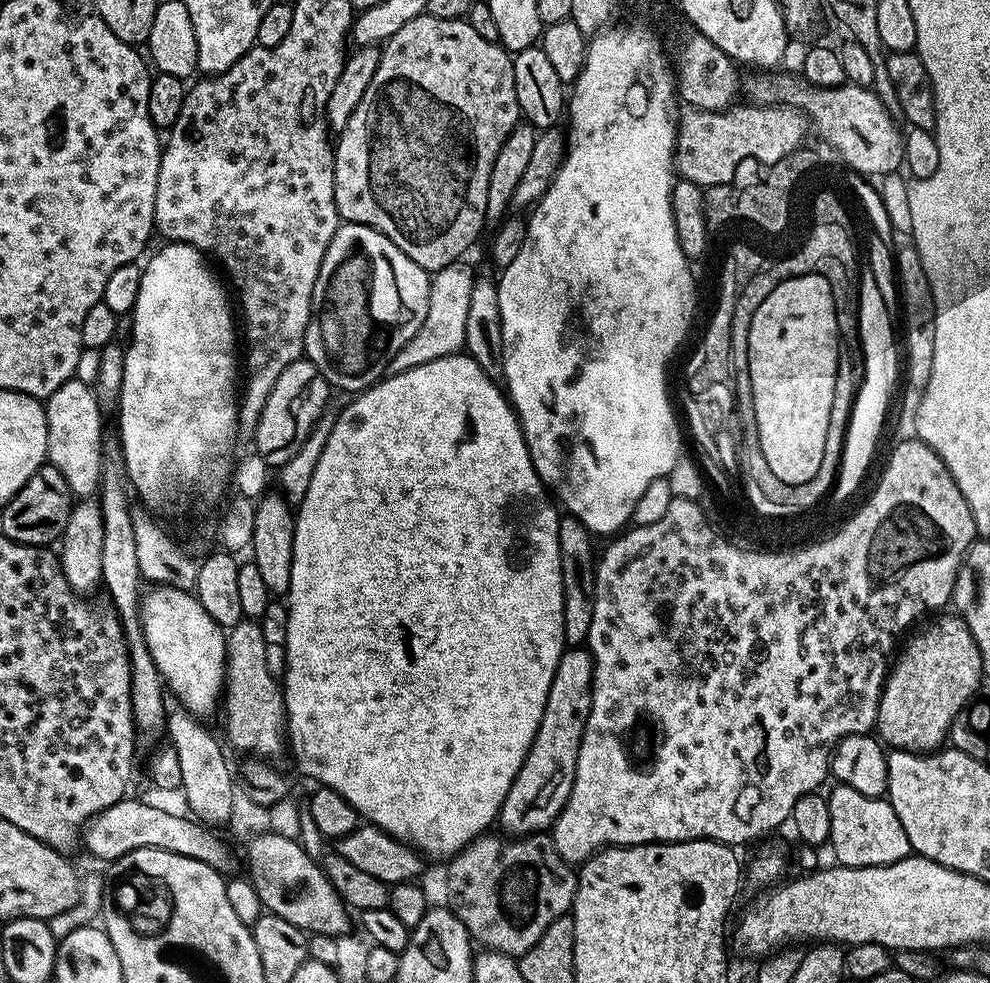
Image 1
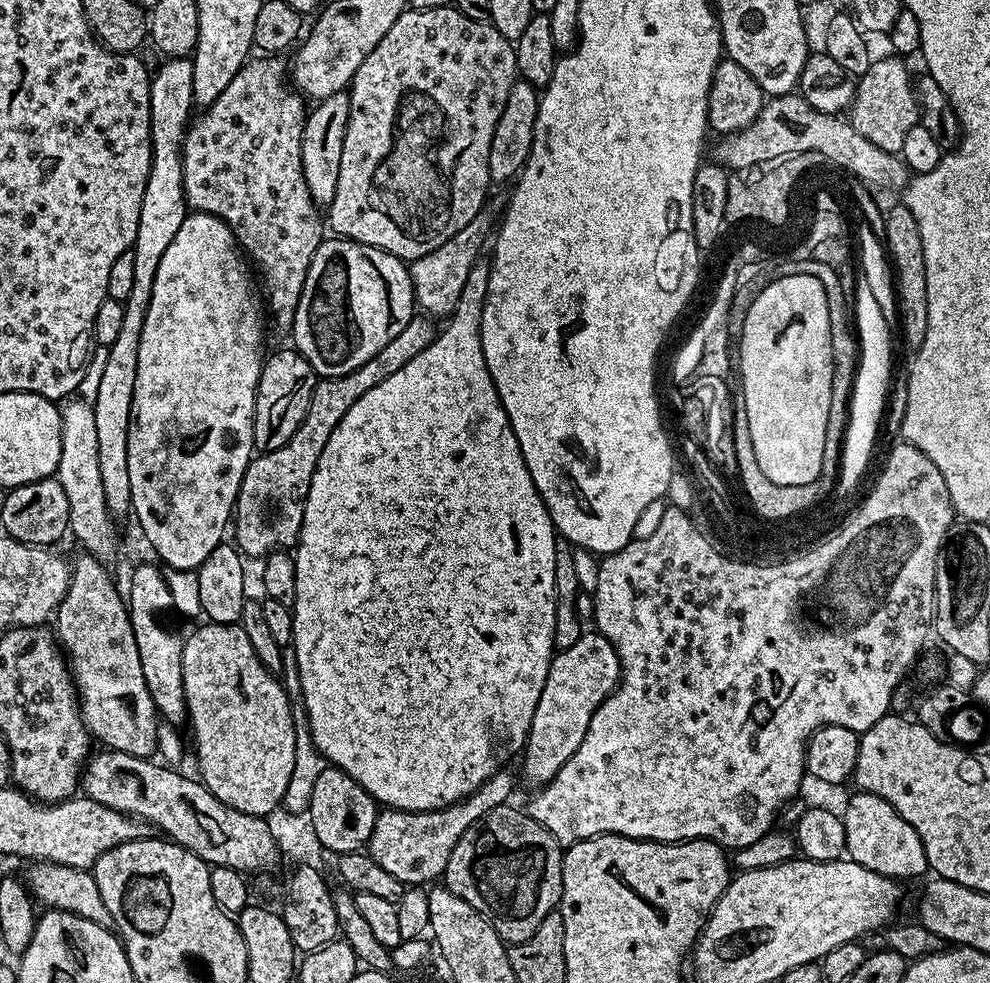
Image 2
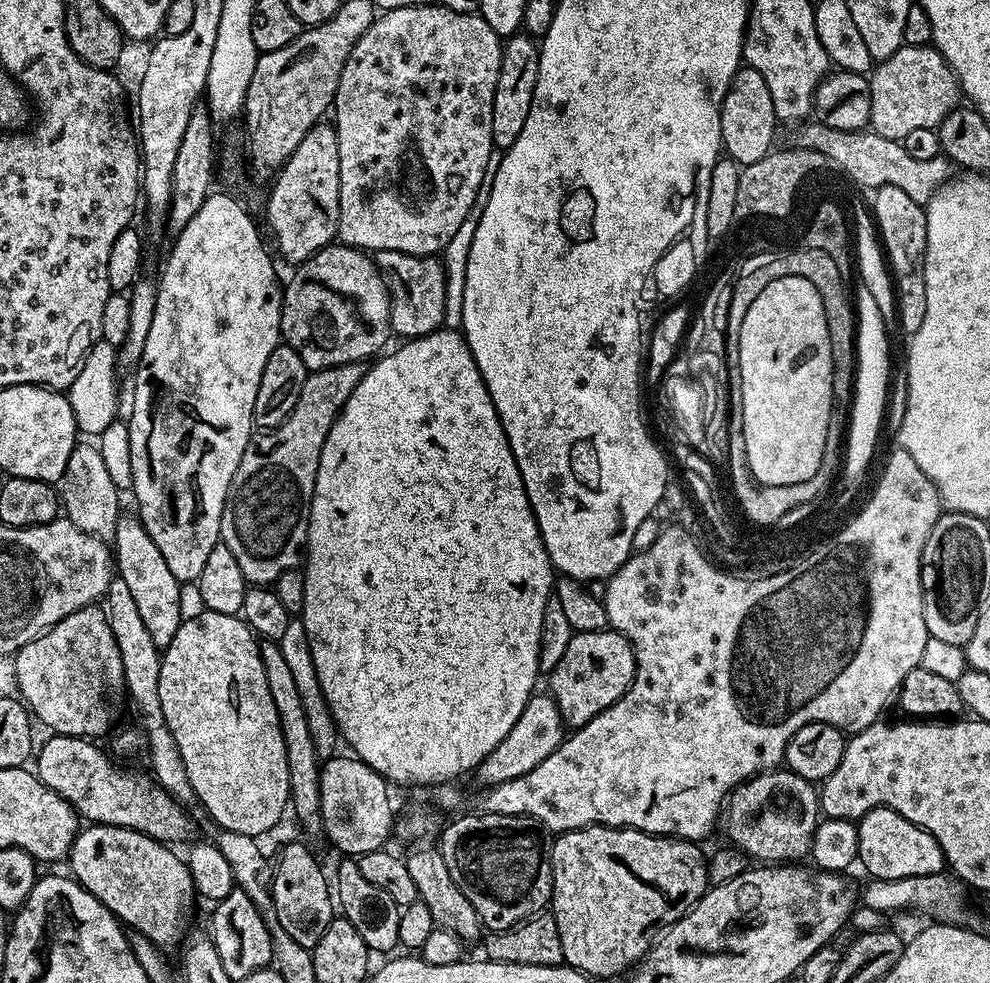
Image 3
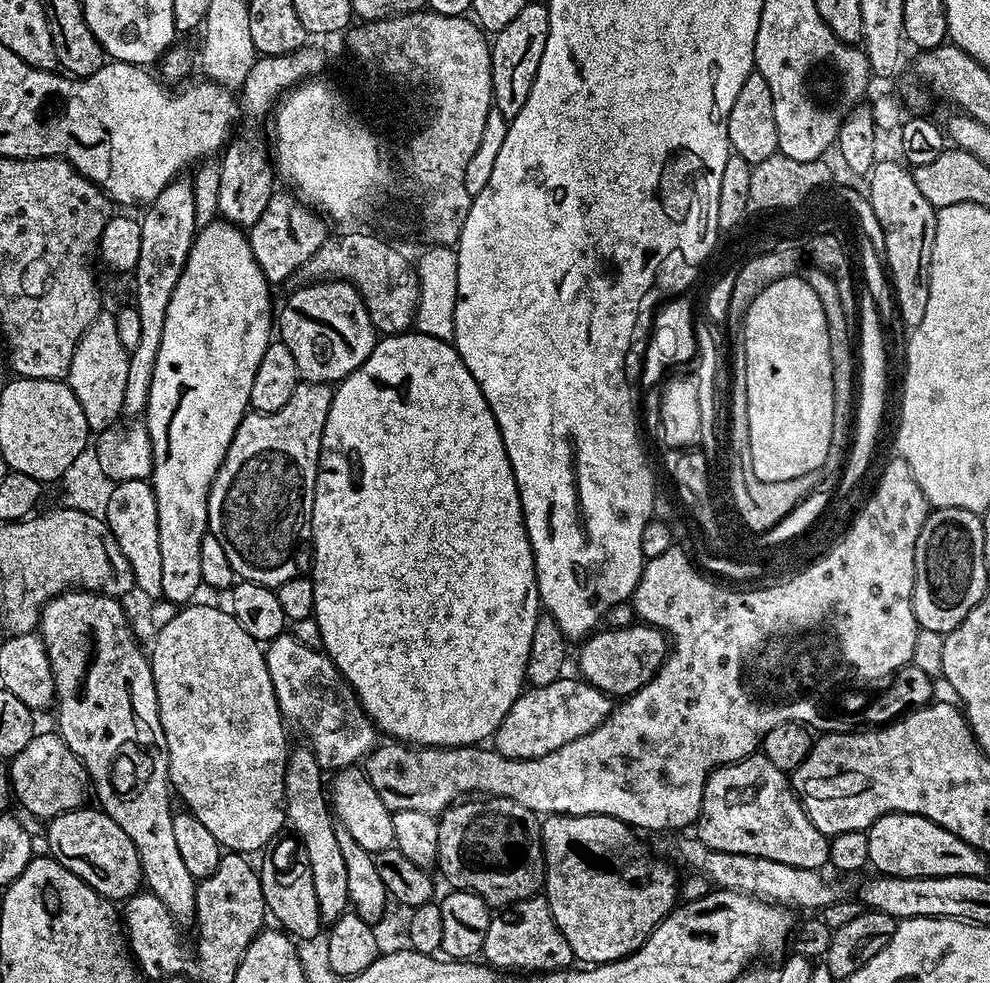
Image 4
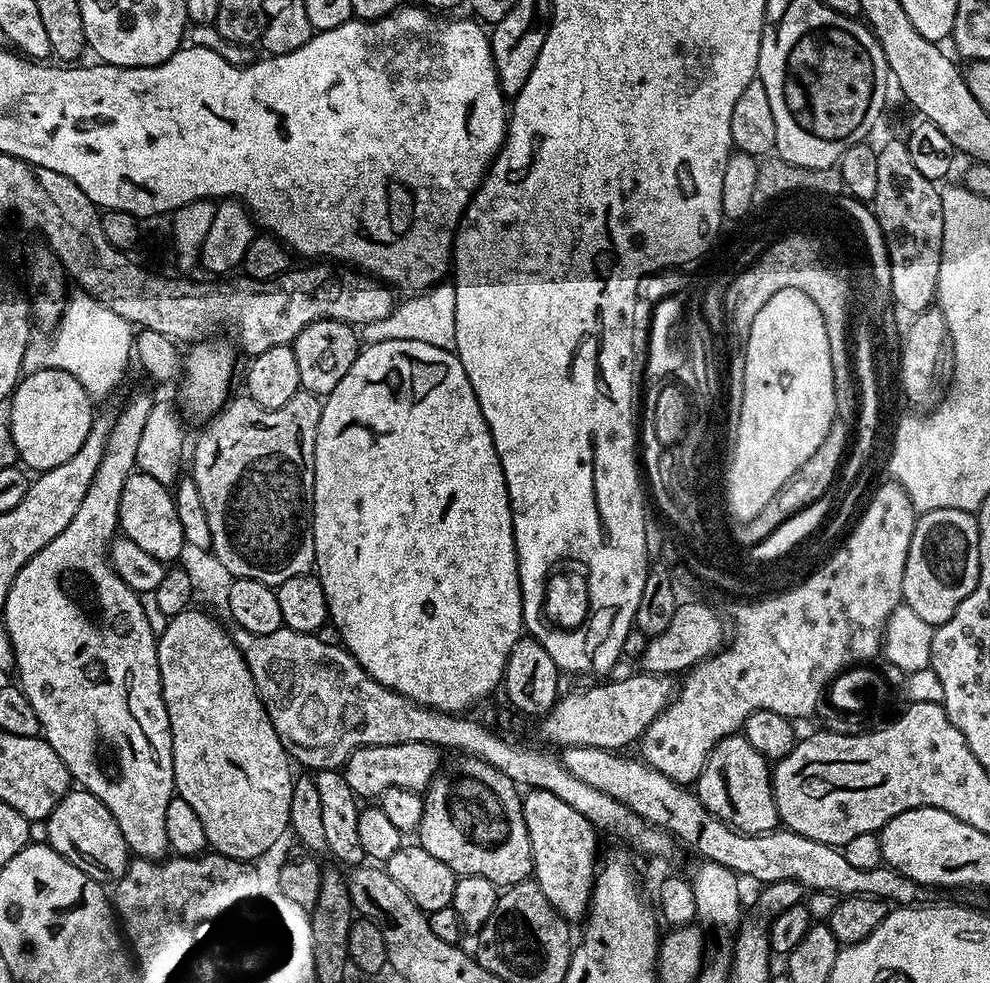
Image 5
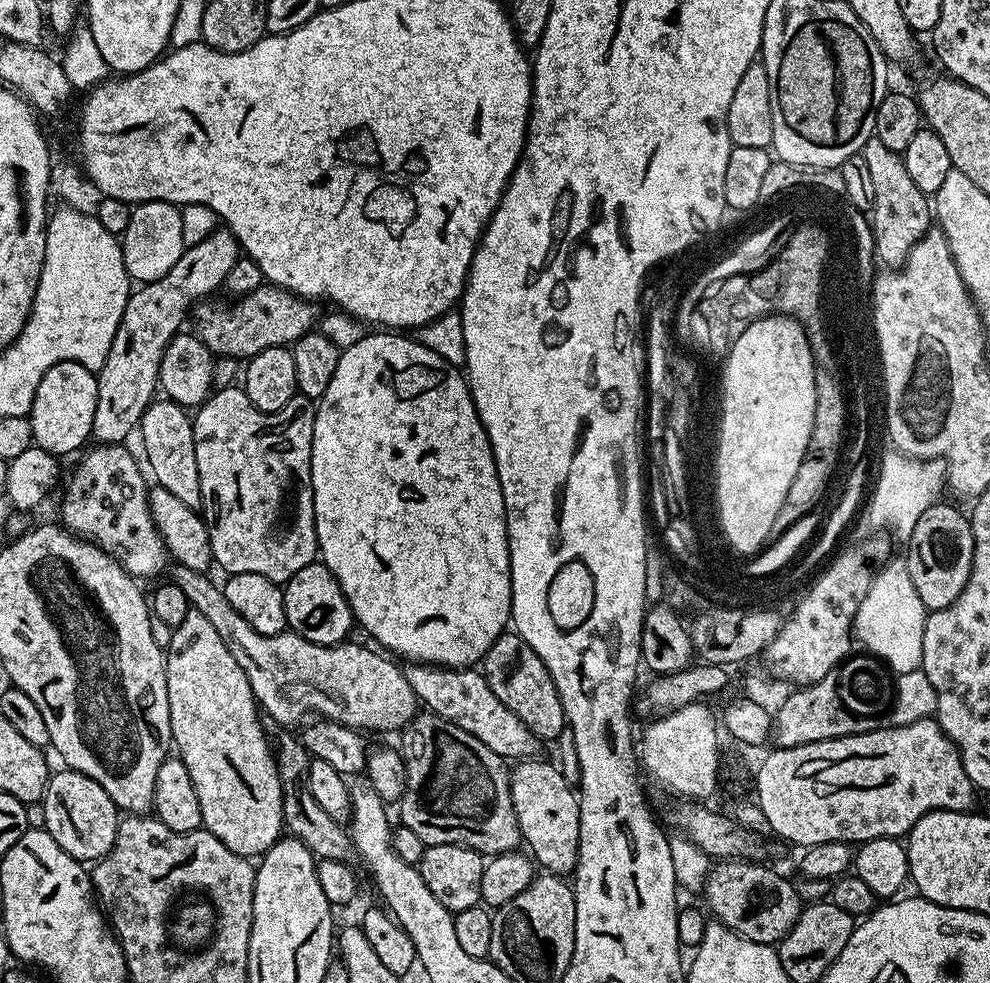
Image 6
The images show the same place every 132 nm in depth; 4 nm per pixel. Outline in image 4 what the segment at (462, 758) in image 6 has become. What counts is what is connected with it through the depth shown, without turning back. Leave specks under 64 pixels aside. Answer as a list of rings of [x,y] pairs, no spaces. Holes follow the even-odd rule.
[[[501,796],[468,798],[447,808],[439,817],[438,869],[449,880],[453,889],[473,892],[482,897],[489,906],[507,906],[537,895],[544,882],[544,846],[540,842],[541,821],[513,800]]]

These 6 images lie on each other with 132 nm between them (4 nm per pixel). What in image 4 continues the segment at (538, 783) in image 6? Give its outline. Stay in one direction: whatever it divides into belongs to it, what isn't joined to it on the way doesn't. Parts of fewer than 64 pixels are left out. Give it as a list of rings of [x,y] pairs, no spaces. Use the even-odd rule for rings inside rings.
[[[550,816],[541,823],[540,842],[544,846],[544,882],[542,885],[543,895],[548,901],[550,910],[554,914],[554,922],[558,930],[570,942],[570,950],[577,961],[588,966],[598,964],[609,964],[611,960],[621,960],[624,956],[631,956],[648,940],[648,935],[652,933],[664,921],[664,917],[677,907],[678,904],[678,877],[667,868],[660,860],[655,860],[646,849],[640,844],[632,841],[633,829],[624,824],[618,818],[609,816]]]

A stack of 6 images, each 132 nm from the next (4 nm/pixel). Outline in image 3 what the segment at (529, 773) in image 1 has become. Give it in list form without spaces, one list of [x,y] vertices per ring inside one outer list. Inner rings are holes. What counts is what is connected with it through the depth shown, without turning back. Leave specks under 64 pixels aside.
[[[577,632],[573,635],[570,646],[566,646],[566,654],[562,654],[562,662],[558,662],[558,666],[554,666],[550,674],[550,695],[558,706],[565,725],[575,730],[618,702],[618,698],[622,698],[622,694],[626,694],[632,684],[635,673],[636,651],[620,632]]]

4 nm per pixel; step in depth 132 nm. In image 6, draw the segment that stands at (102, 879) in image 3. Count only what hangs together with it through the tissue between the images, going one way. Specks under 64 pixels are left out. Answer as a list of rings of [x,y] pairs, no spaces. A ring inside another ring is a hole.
[[[63,770],[53,771],[48,778],[42,801],[46,812],[45,829],[76,860],[95,862],[108,855],[114,846],[118,809],[110,794],[94,782],[94,778],[86,778],[86,774]]]

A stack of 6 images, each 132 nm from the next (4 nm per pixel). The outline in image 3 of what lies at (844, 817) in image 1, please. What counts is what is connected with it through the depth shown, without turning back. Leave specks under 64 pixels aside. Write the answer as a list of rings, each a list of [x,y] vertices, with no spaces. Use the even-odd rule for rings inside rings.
[[[875,808],[861,816],[856,824],[858,830],[858,857],[859,863],[864,863],[864,868],[869,877],[878,880],[897,880],[898,878],[914,878],[926,874],[944,872],[946,865],[942,846],[929,832],[922,830],[914,822],[902,818],[889,808]]]

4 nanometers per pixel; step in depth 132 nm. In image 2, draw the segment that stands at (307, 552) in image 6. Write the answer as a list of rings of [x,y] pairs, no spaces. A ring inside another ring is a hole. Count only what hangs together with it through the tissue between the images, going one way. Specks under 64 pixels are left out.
[[[414,318],[395,338],[386,342],[370,362],[358,366],[350,374],[341,376],[325,376],[317,379],[316,389],[310,398],[310,406],[306,410],[306,418],[298,430],[294,430],[294,438],[286,442],[286,446],[278,446],[278,450],[261,452],[253,455],[248,464],[246,474],[240,483],[238,498],[234,509],[234,543],[245,557],[263,558],[272,552],[283,552],[295,549],[302,530],[304,503],[310,490],[310,482],[314,478],[314,470],[318,466],[318,458],[322,458],[322,450],[326,450],[326,442],[330,442],[330,434],[334,434],[334,426],[342,422],[342,414],[366,394],[378,382],[386,382],[390,374],[402,370],[410,358],[415,358],[436,341],[437,325],[428,318]]]

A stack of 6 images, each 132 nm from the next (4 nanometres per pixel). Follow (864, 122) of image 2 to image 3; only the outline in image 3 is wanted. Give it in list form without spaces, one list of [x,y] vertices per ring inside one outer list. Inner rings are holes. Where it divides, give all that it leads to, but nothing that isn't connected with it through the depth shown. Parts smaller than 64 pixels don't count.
[[[903,46],[875,65],[870,76],[871,131],[903,142],[906,134],[927,128],[939,129],[950,112],[961,103],[960,84],[952,68],[935,46]]]

